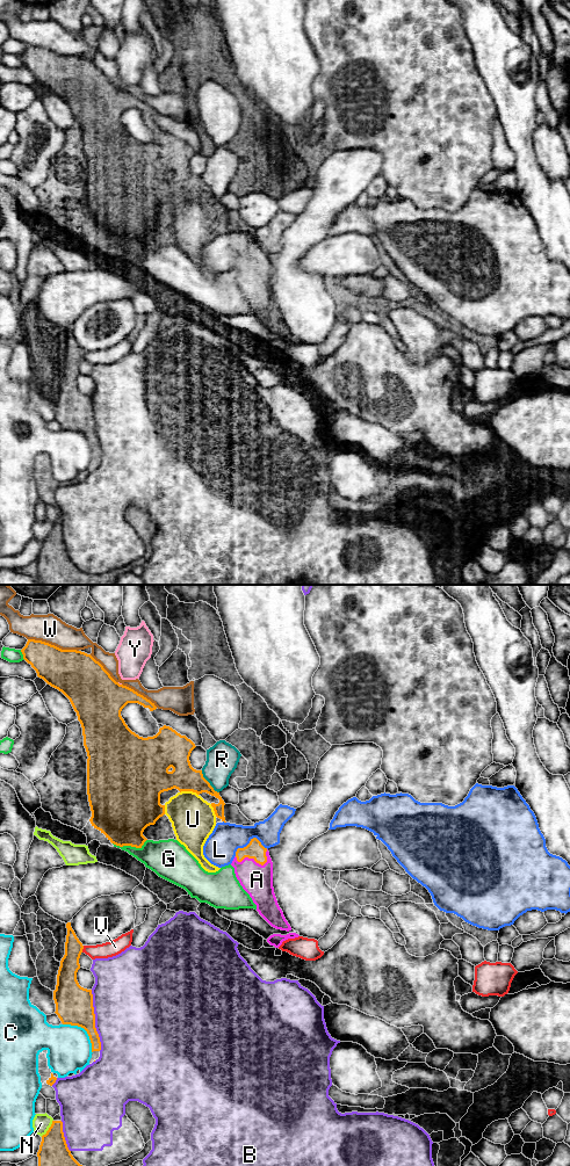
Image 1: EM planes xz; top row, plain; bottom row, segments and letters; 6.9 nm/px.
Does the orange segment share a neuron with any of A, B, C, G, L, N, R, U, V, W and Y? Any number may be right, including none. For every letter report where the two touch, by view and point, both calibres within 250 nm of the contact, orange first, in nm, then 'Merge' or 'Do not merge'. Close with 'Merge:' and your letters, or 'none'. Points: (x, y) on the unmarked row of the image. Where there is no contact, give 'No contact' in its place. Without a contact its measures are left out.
A: Touches orange at xz (255, 267). Thickness 120 nm (orange) against 220 nm. Merge
B: Touches orange at xz (94, 426). Thickness 260 nm (orange) against 500 nm. Do not merge
C: Touches orange at xz (85, 435). Thickness 260 nm (orange) against 300 nm. Do not merge
G: Touches orange at xz (130, 251). Thickness 400 nm (orange) against 240 nm. Do not merge
L: Touches orange at xz (250, 248). Thickness 120 nm (orange) against 220 nm. Do not merge
N: Touches orange at xz (49, 535). Thickness 260 nm (orange) against 130 nm. Do not merge
R: Touches orange at xz (208, 188). Thickness 190 nm (orange) against 220 nm. Do not merge
U: Touches orange at xz (189, 196). Thickness 200 nm (orange) against 300 nm. Do not merge
V: Touches orange at xz (83, 354). Thickness 140 nm (orange) against 110 nm. Do not merge
W: Touches orange at xz (53, 51). Thickness 320 nm (orange) against 190 nm. Do not merge
Y: Touches orange at xz (118, 89). Thickness 360 nm (orange) against 20 nm. Do not merge
Merge: A

